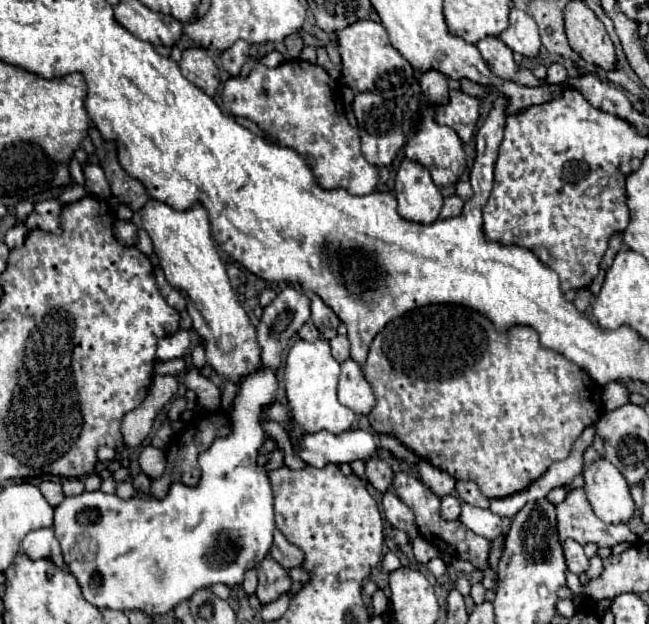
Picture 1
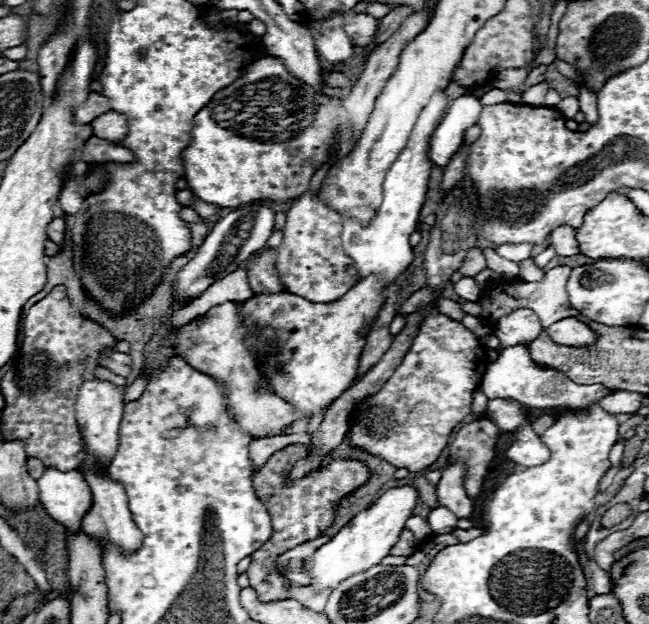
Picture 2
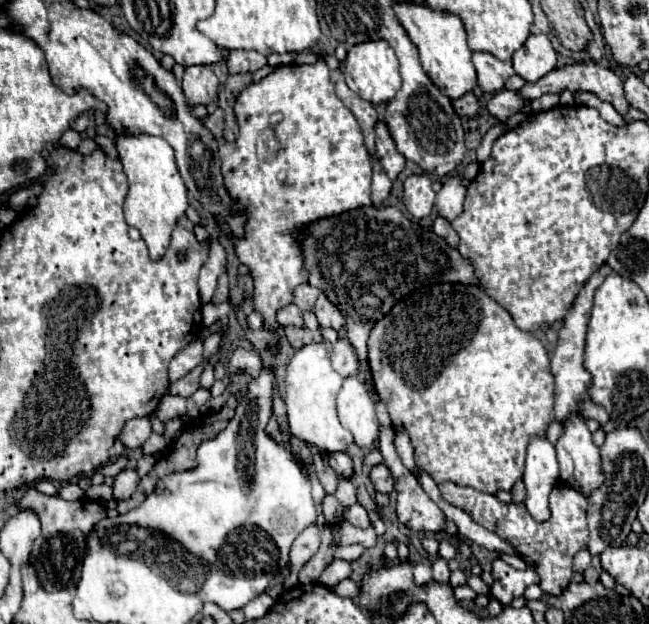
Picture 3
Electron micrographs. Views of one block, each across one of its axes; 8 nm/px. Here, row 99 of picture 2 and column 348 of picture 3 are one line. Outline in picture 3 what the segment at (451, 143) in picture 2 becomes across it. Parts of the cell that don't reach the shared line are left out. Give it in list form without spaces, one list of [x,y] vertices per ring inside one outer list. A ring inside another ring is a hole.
[[[344,452],[329,454],[329,464],[337,474],[344,478],[350,478],[350,476],[354,474],[354,470],[352,470],[352,460],[350,460],[350,456],[344,454]]]

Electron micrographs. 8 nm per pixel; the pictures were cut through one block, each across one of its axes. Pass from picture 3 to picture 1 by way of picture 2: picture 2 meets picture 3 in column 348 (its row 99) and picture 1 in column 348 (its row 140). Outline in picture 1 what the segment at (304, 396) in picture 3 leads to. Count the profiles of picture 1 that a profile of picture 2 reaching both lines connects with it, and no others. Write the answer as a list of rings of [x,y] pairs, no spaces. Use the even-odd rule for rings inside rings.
[[[324,338],[318,340],[296,340],[288,352],[286,368],[284,368],[284,386],[288,408],[292,412],[294,424],[306,434],[314,434],[320,430],[328,430],[332,434],[342,434],[352,428],[356,414],[342,406],[336,398],[336,386],[340,376],[340,364],[330,354],[330,344]]]

